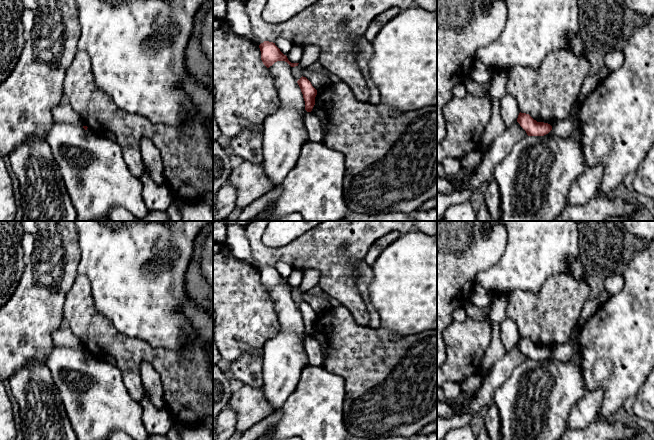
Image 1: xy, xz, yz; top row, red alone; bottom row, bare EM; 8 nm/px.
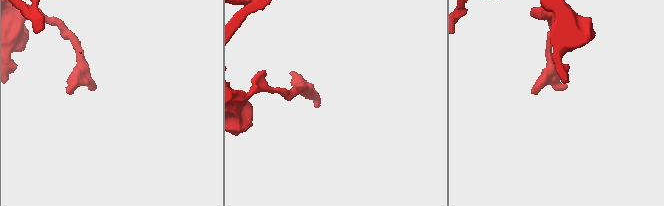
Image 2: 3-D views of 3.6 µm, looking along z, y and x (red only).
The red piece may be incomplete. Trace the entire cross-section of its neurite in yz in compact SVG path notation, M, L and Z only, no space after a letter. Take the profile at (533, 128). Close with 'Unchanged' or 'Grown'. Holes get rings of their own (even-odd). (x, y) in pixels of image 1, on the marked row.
M519 113L517 122L526 131L528 136L544 136L552 130L548 123L537 122L529 114Z. Unchanged

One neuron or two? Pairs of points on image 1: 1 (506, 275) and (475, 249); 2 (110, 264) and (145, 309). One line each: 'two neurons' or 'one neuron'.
1: two neurons
2: one neuron

